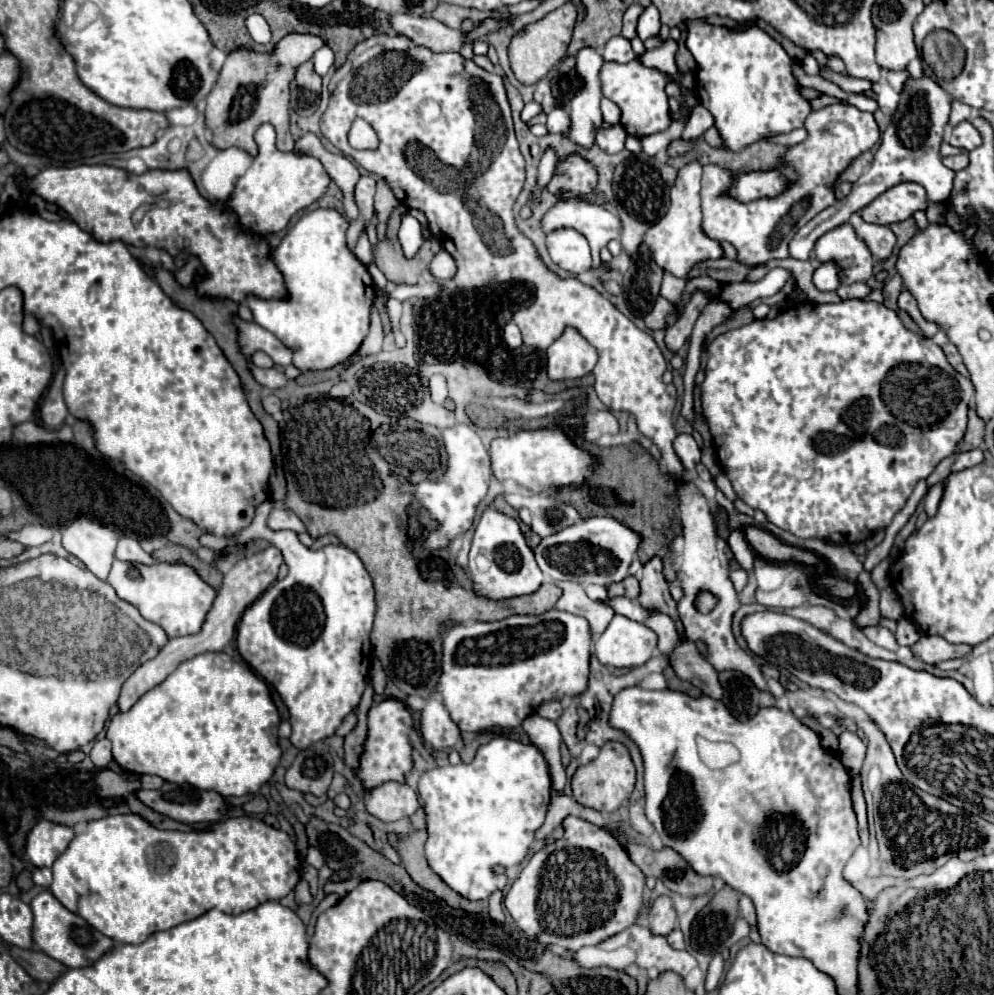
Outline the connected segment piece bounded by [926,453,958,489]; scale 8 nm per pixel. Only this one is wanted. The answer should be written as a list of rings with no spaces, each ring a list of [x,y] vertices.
[[[953,453],[951,456],[949,456],[936,466],[933,473],[926,480],[928,489],[933,486],[933,484],[946,479],[946,477],[951,472],[951,466],[953,465],[953,462],[955,462],[957,456],[957,453]]]

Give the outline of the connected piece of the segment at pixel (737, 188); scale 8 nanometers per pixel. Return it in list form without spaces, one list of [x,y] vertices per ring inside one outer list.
[[[777,170],[741,172],[735,176],[735,182],[729,190],[729,196],[737,198],[741,202],[751,202],[757,198],[775,196],[781,190],[785,190],[785,186],[787,186],[787,180]]]

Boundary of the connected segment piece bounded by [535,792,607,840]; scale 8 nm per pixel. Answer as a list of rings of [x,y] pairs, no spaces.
[[[553,792],[553,794],[551,794],[551,806],[549,806],[549,810],[547,810],[545,824],[537,830],[535,836],[537,836],[539,840],[547,838],[557,826],[563,824],[563,820],[565,820],[567,816],[577,816],[577,818],[583,818],[583,820],[587,820],[587,822],[591,822],[591,824],[597,824],[597,826],[605,826],[605,824],[607,824],[605,818],[601,816],[601,812],[591,810],[591,808],[585,808],[585,806],[577,804],[573,798],[569,798],[569,796],[559,796],[559,794]]]

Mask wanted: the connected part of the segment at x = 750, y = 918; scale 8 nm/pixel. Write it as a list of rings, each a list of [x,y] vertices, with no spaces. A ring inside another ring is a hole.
[[[741,896],[739,910],[741,910],[741,916],[743,916],[751,926],[757,924],[757,920],[755,920],[755,906],[753,906],[753,902],[751,902],[749,896]]]

